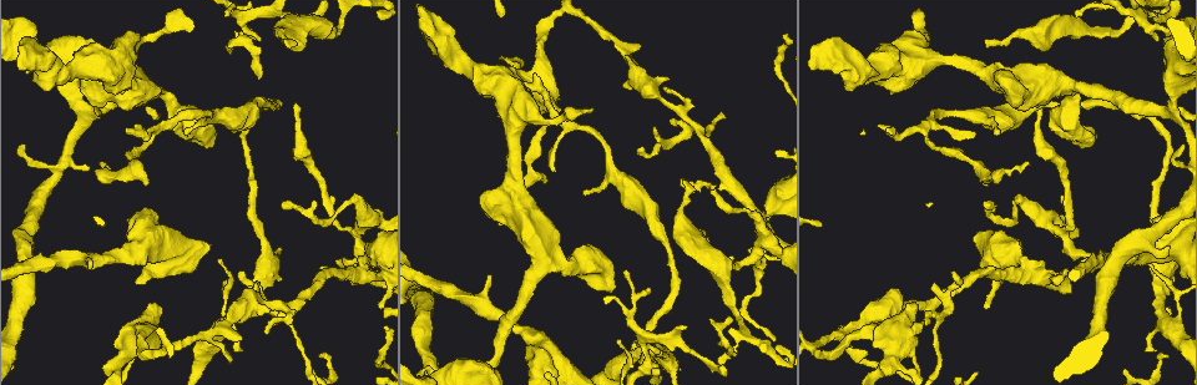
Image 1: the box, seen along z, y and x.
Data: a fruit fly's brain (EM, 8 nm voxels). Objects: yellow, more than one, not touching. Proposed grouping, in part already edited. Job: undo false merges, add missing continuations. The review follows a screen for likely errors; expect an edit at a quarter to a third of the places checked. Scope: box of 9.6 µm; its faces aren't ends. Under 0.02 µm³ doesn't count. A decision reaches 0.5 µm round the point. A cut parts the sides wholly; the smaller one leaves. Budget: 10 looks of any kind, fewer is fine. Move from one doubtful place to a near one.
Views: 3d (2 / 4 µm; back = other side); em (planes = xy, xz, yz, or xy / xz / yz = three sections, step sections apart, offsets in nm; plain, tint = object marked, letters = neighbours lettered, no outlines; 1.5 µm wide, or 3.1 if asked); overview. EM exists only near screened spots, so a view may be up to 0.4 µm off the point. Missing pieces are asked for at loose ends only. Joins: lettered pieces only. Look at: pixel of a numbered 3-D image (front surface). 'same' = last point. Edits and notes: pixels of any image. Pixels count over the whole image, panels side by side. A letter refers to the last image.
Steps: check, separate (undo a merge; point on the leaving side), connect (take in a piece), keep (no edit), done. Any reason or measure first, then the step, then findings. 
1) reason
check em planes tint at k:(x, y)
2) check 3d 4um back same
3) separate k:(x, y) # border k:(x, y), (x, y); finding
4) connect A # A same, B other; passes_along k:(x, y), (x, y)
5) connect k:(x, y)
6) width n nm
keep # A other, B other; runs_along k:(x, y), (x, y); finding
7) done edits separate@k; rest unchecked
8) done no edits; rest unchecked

an open end
check 3d 4um back at 1:(1170, 248)

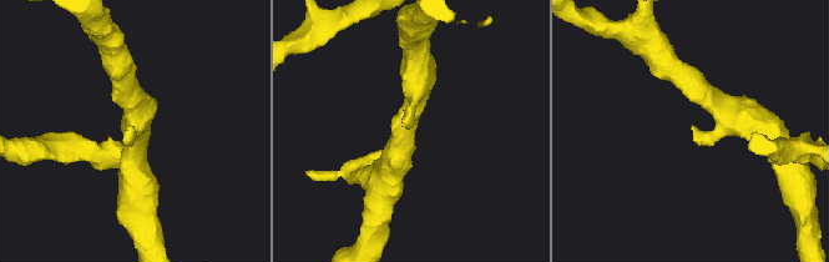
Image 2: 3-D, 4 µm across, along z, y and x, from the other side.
check em planes tint at 2:(693, 127)

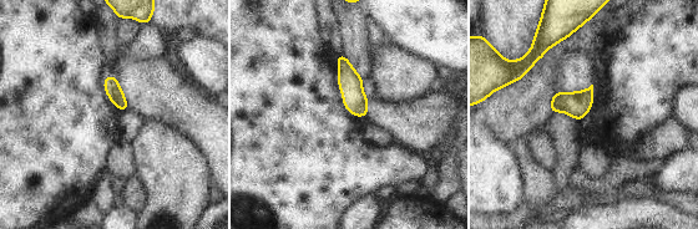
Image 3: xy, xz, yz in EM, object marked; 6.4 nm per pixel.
check em planes letters same

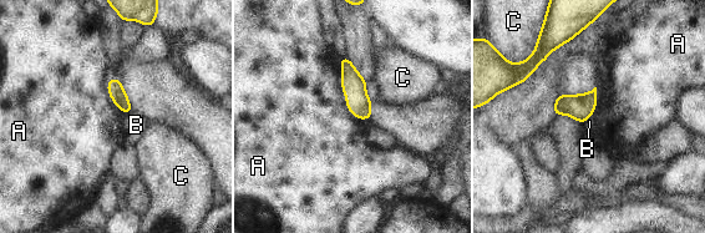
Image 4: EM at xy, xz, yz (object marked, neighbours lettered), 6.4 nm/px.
keep # A other, B other, C other; border 4:(339, 59), (345, 104), (356, 118); none of them fits

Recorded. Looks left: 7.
check em planes letters at 1:(300, 353)

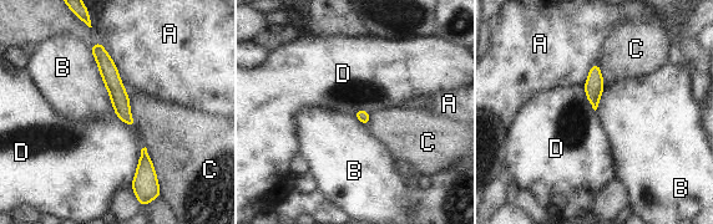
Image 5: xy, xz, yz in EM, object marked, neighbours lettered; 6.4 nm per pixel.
keep # A other, B other, C other, D other; border 5:(145, 146), (131, 184); continuous, no second cell

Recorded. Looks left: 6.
three arms meet
check 3d 4um at 1:(1066, 227)

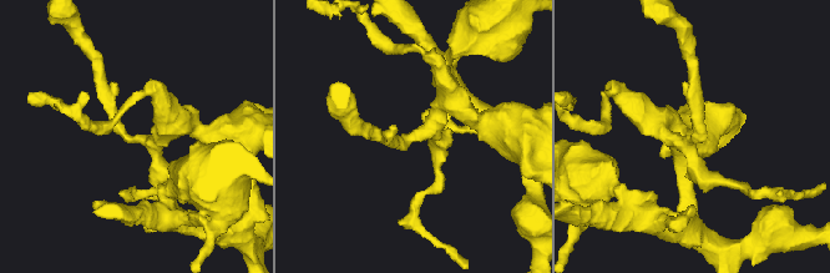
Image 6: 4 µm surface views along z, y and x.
arms 3; arm_widths 200, 240, 340 nm
check em planes letters at 6:(412, 137)

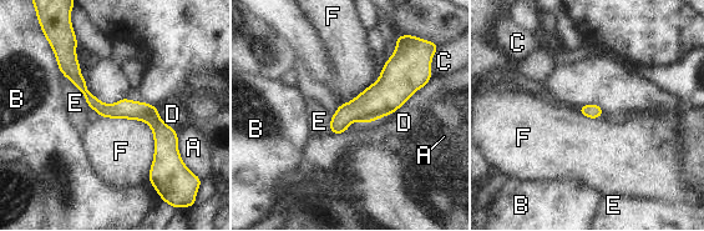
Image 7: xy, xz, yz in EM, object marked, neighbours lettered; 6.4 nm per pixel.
keep # A other, B other, C other, D other, E other, F other; border 7:(100, 115), (151, 127), (148, 177); all the same cell

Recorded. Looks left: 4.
branch stops here
check 3d 2um back at 1:(237, 350)

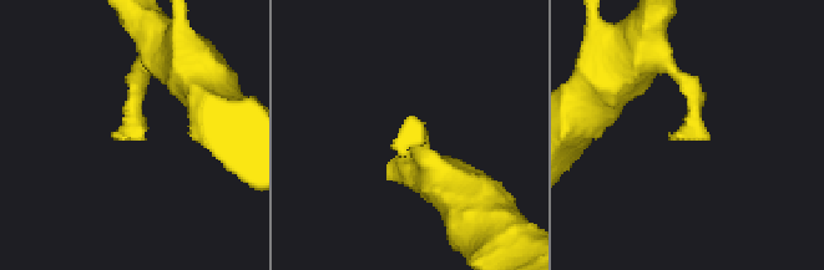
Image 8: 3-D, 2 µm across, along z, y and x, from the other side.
check em xz step 4 letters at 8:(119, 138)

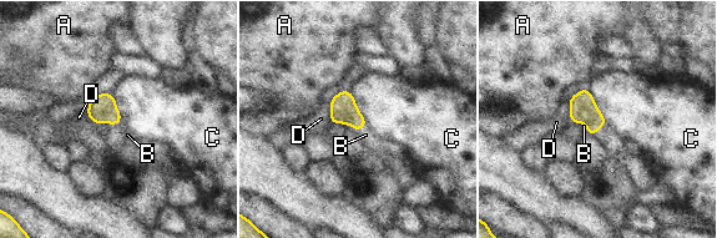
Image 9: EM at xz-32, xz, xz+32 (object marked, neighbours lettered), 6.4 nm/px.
connect B # A other, B same, C other, D other; it goes on there

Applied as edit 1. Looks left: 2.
done edits connect@9; rest unchecked

